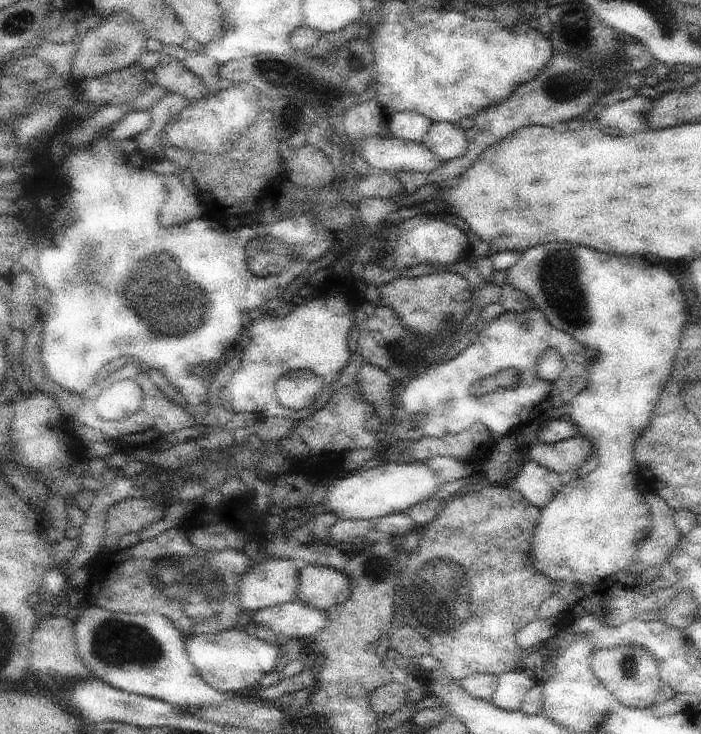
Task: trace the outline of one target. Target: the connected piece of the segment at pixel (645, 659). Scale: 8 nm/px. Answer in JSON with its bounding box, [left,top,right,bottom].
[591,645,664,709]

